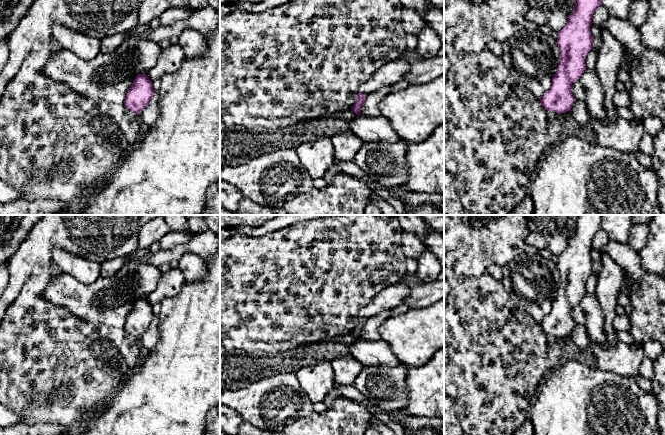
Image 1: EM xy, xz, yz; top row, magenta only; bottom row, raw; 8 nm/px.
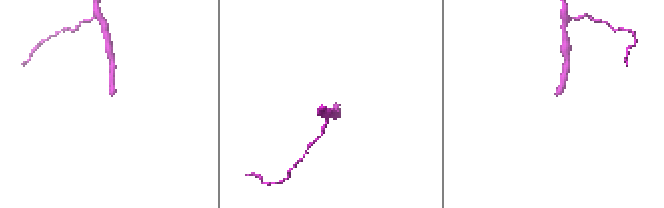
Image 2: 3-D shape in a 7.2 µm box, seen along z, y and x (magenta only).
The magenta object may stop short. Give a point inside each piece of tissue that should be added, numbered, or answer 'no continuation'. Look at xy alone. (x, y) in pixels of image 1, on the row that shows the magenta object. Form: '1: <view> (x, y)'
no continuation

